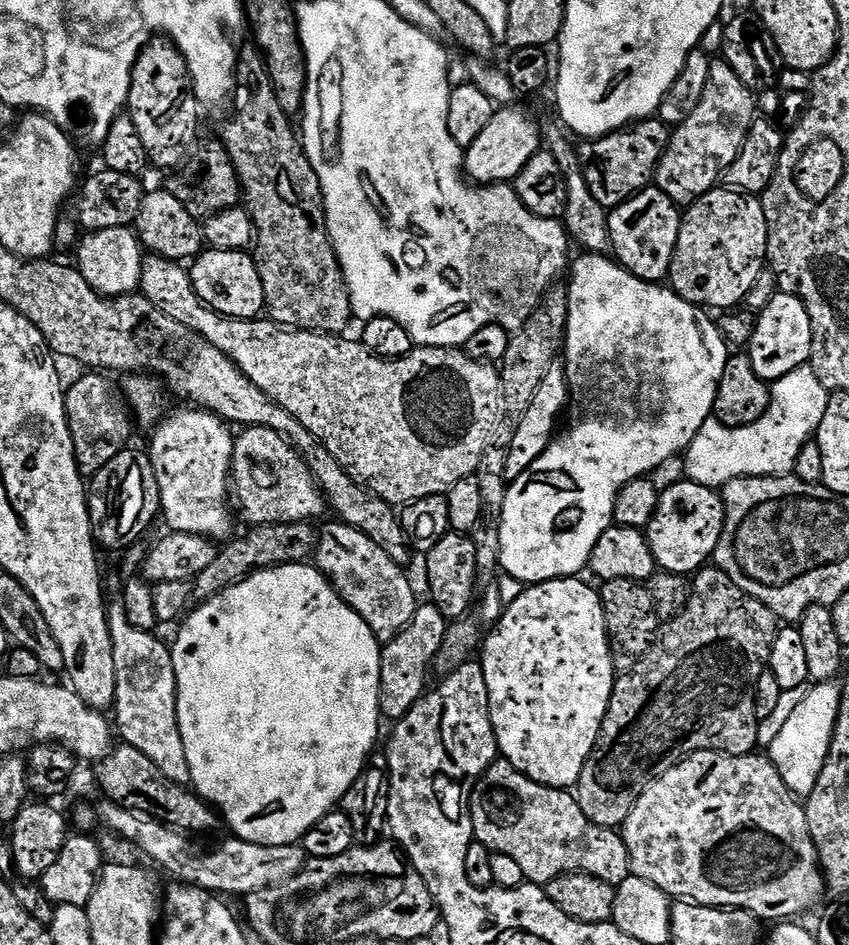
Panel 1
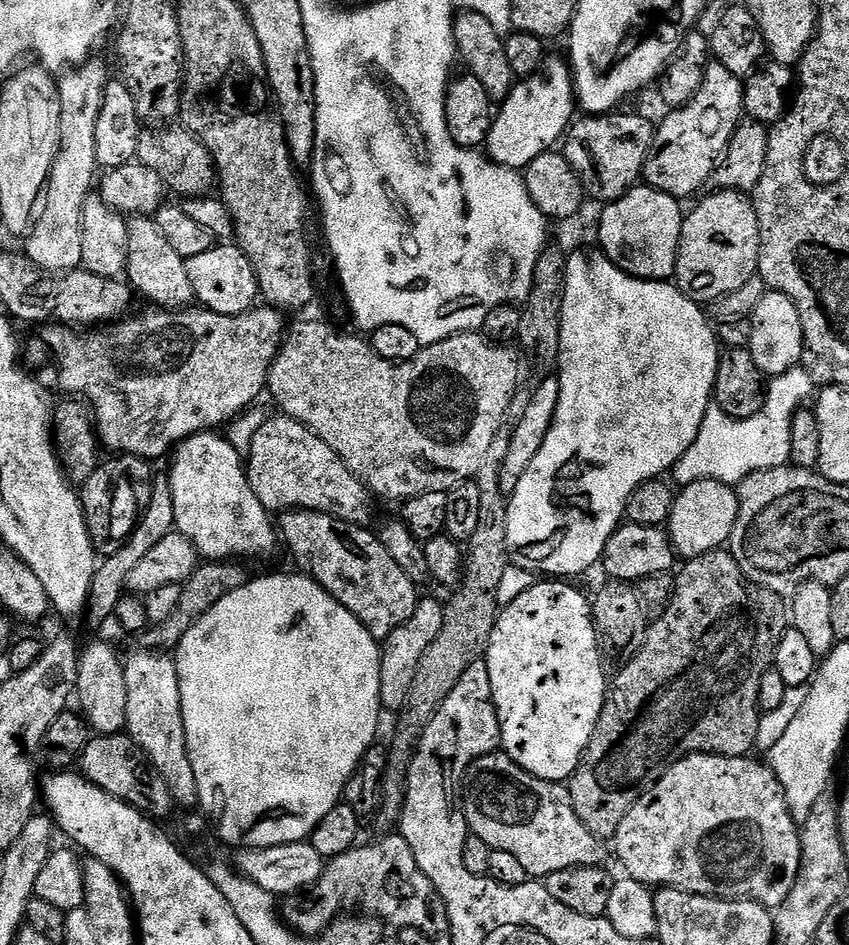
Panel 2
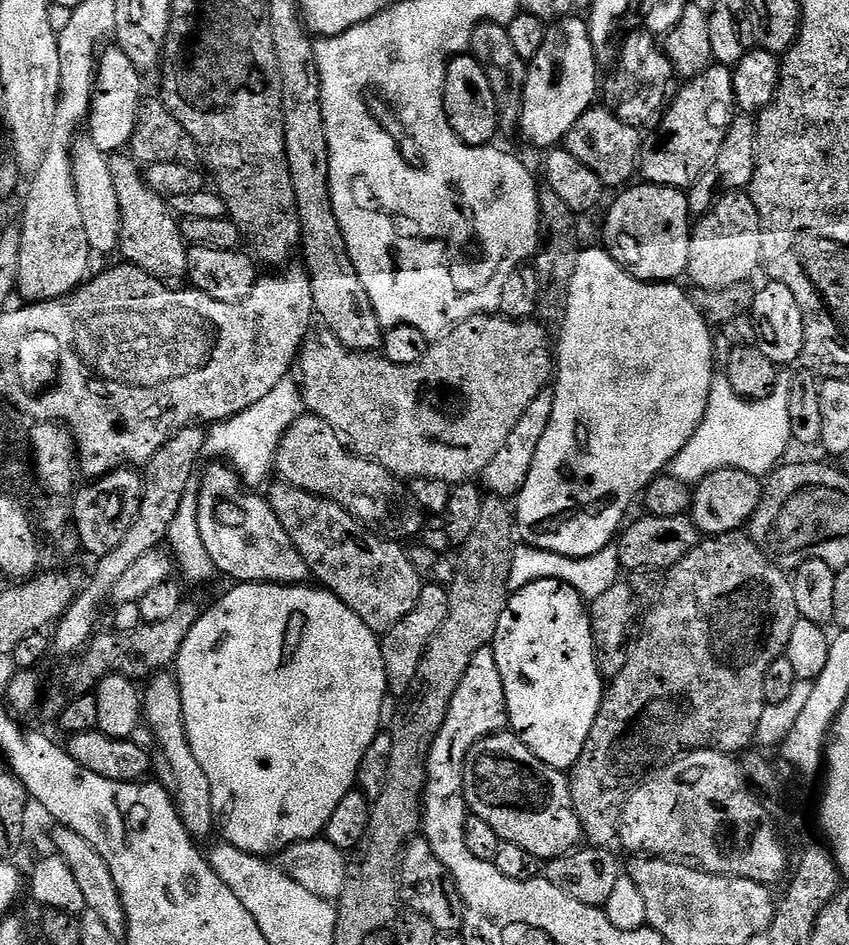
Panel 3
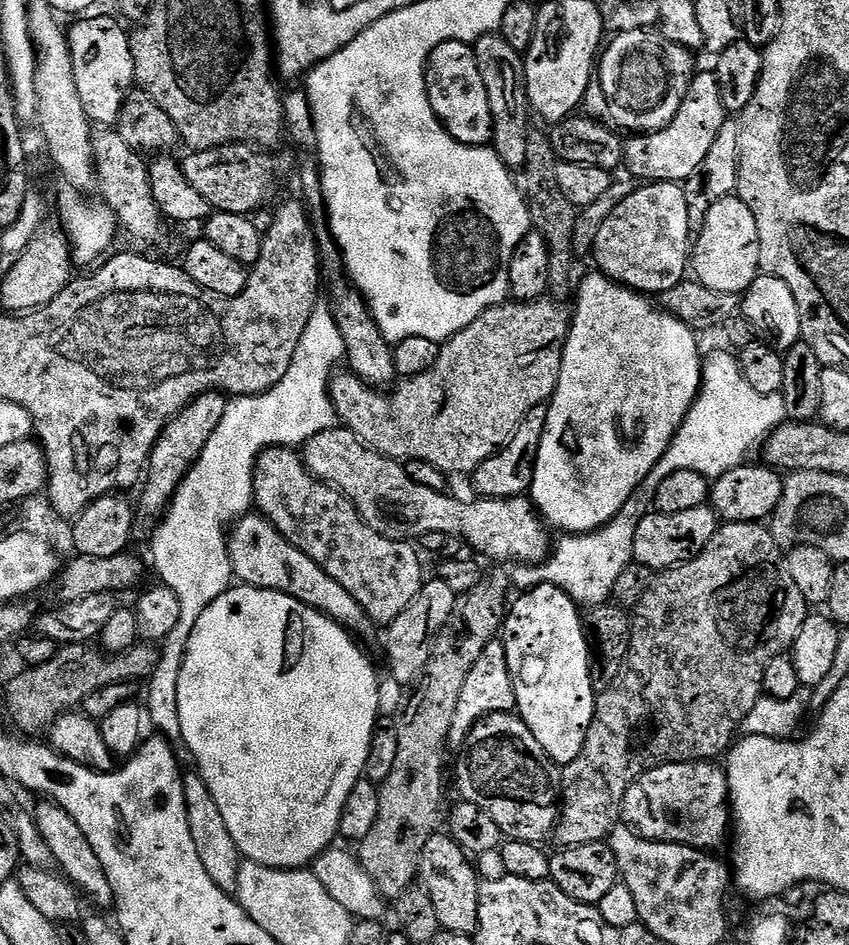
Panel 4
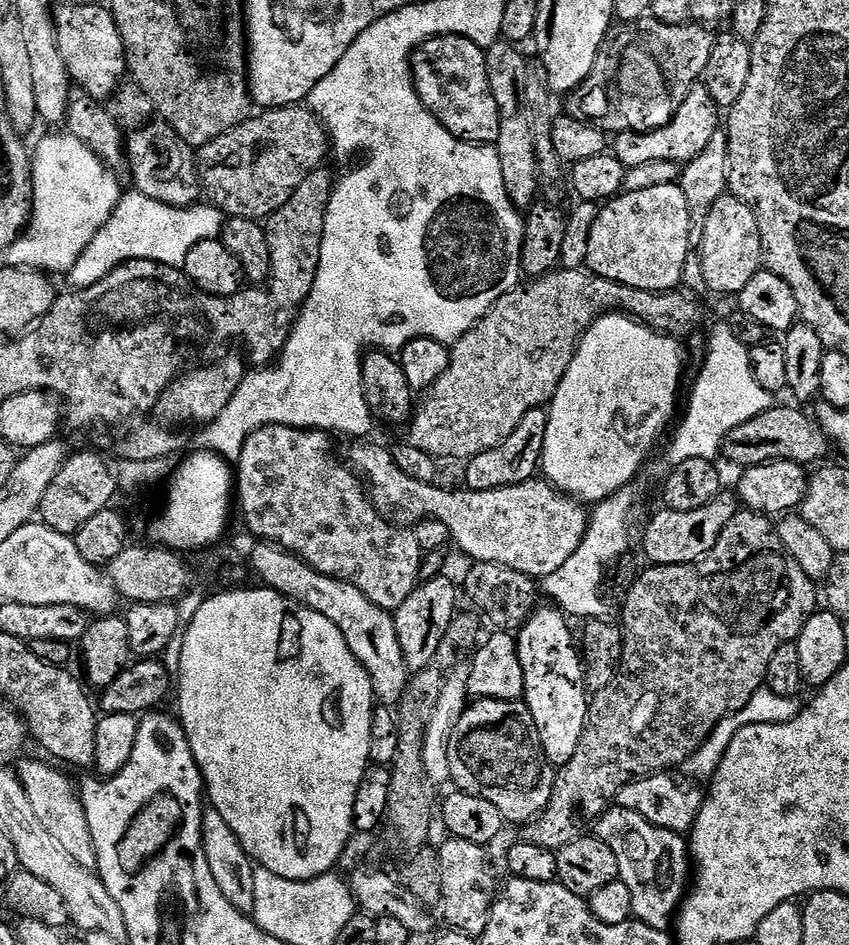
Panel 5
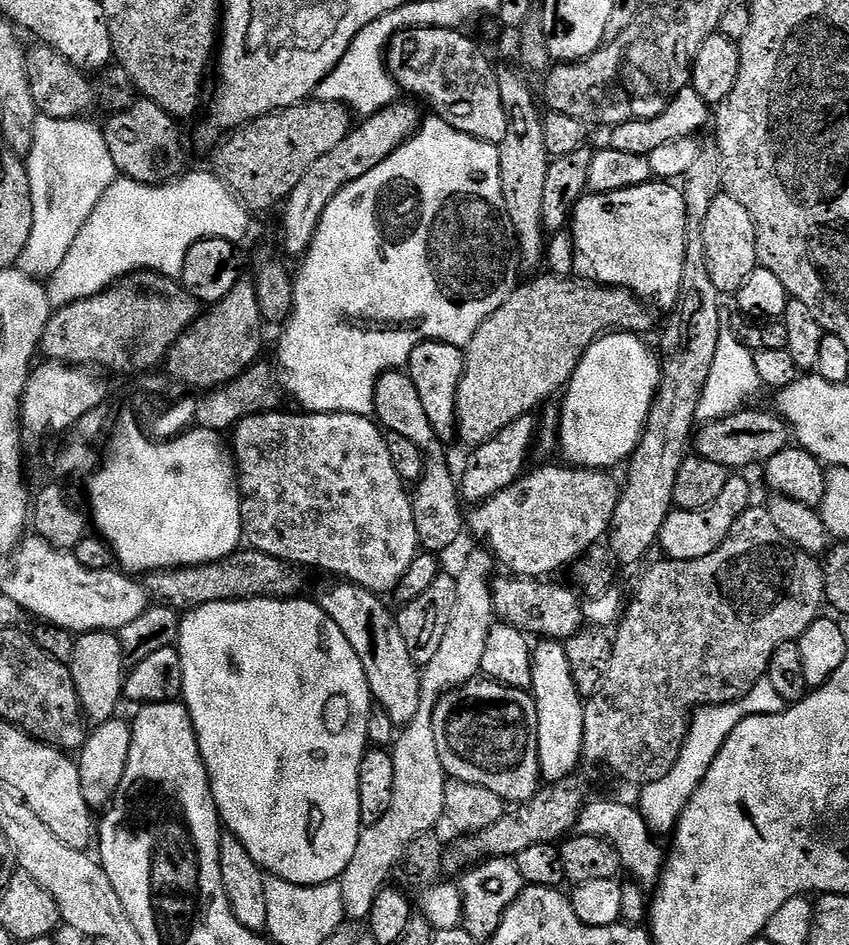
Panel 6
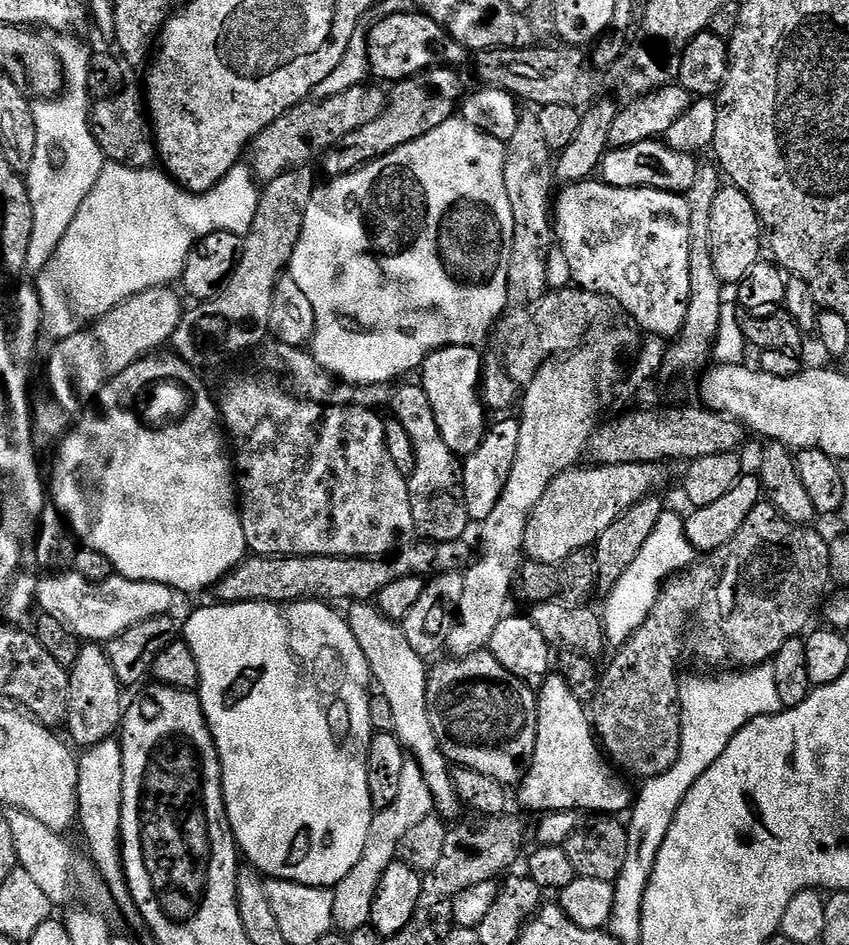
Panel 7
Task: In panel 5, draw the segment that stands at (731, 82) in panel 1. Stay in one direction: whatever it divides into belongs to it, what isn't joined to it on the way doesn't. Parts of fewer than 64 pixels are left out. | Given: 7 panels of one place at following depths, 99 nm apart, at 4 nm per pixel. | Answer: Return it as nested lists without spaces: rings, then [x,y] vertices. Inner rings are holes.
[[[693,86],[685,91],[680,108],[672,115],[666,126],[655,128],[652,132],[618,132],[610,144],[611,155],[622,162],[625,169],[642,166],[646,162],[674,162],[685,165],[689,160],[698,158],[706,146],[710,146],[710,138],[721,131],[722,109],[710,98],[710,94],[702,86]]]

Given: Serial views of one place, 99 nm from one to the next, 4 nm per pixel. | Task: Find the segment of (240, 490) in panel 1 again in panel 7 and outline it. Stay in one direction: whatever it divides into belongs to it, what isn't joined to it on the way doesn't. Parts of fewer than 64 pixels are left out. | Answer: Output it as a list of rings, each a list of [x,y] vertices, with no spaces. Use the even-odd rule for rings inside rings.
[[[601,464],[584,467],[577,466],[569,472],[563,472],[558,478],[554,478],[554,482],[550,482],[546,494],[542,494],[542,502],[538,502],[538,506],[534,506],[524,535],[523,555],[528,560],[562,562],[562,558],[570,558],[570,554],[574,554],[574,550],[592,548],[596,539],[602,534],[602,530],[606,530],[606,526],[610,526],[610,522],[614,522],[623,512],[630,510],[630,506],[634,506],[634,502],[653,495],[660,490],[656,488],[660,488],[664,484],[664,476],[659,472],[661,469],[655,464],[619,464],[618,466]]]

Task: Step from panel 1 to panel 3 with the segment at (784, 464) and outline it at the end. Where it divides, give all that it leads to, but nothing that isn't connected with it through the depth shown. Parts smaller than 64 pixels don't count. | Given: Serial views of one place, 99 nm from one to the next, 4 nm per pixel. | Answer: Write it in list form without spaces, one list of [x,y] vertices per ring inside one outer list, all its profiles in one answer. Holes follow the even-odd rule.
[[[716,378],[712,382],[706,414],[698,430],[694,430],[694,438],[682,446],[678,455],[668,463],[666,472],[689,486],[699,484],[702,478],[723,468],[764,478],[785,459],[784,451],[791,440],[787,387],[773,388],[764,400],[743,400],[726,378]]]

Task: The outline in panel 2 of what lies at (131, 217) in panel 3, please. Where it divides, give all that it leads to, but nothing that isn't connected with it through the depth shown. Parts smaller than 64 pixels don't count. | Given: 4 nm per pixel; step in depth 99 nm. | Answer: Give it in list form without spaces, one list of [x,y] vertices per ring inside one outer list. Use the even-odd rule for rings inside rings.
[[[132,218],[128,220],[128,266],[126,269],[126,280],[129,285],[137,293],[140,292],[149,301],[149,305],[155,306],[157,308],[167,308],[169,310],[179,310],[182,308],[187,308],[193,303],[194,297],[192,295],[192,287],[190,286],[190,274],[186,274],[186,260],[185,257],[178,254],[178,250],[174,250],[174,246],[170,246],[170,242],[166,242],[166,238],[162,235],[162,230],[158,230],[155,219],[152,218]]]

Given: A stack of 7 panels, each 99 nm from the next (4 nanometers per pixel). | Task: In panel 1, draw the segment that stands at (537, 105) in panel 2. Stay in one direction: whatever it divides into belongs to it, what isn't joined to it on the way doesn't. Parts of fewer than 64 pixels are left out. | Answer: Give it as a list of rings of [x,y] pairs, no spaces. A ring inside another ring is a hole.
[[[520,106],[501,107],[490,118],[486,130],[482,130],[482,134],[478,134],[478,138],[474,138],[472,145],[465,151],[464,175],[476,186],[515,181],[516,175],[522,170],[522,166],[526,166],[526,162],[530,162],[530,158],[534,158],[534,154],[541,151],[541,148],[542,136],[540,140],[539,130],[536,129],[535,122],[520,109]]]

